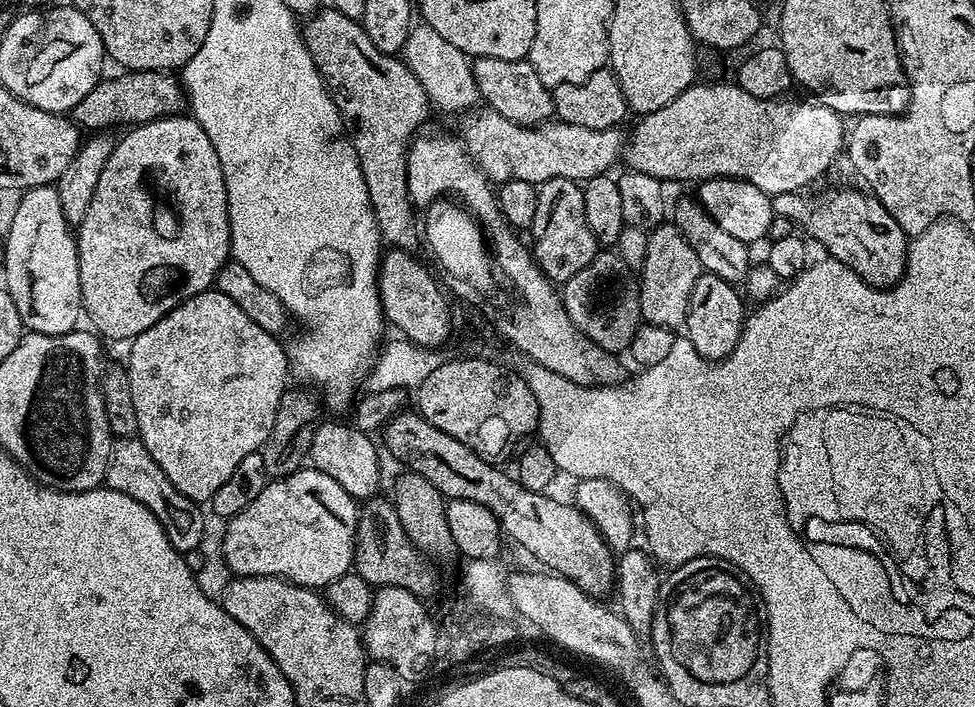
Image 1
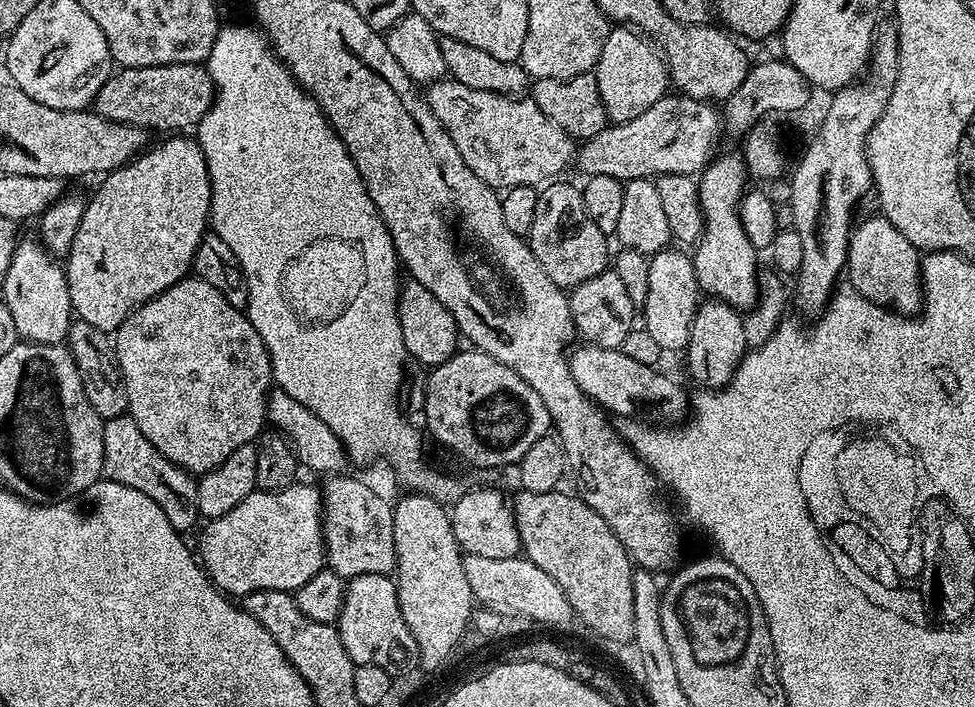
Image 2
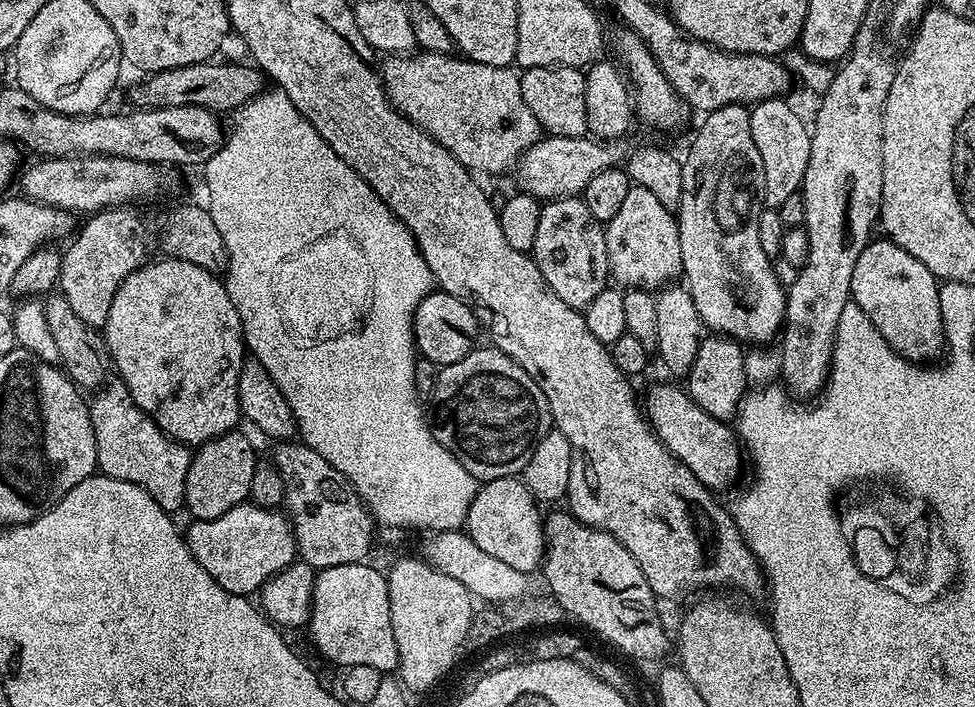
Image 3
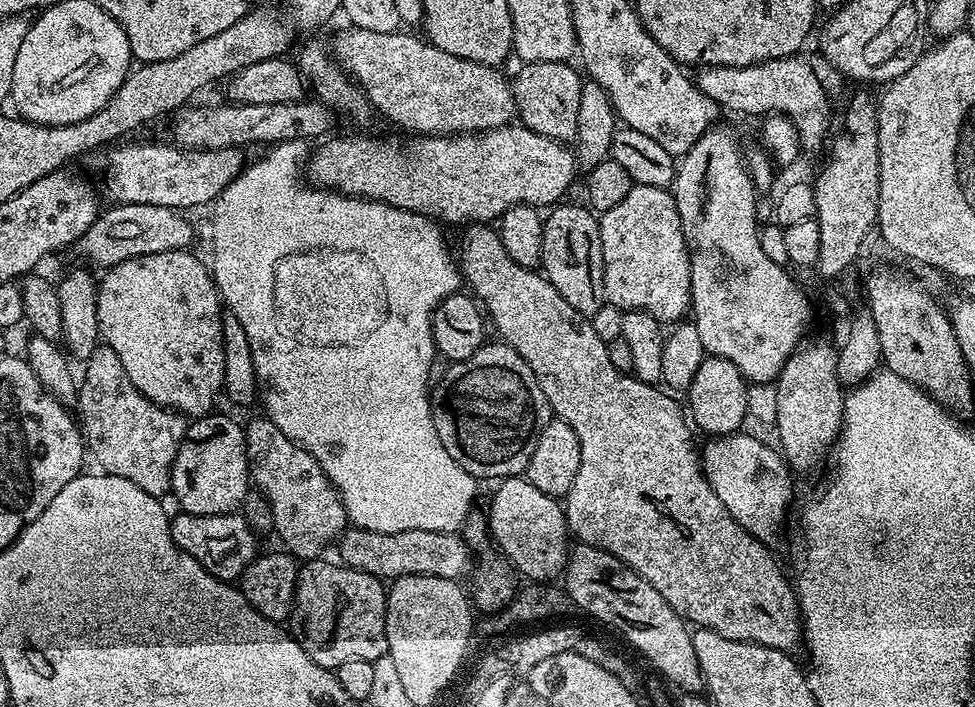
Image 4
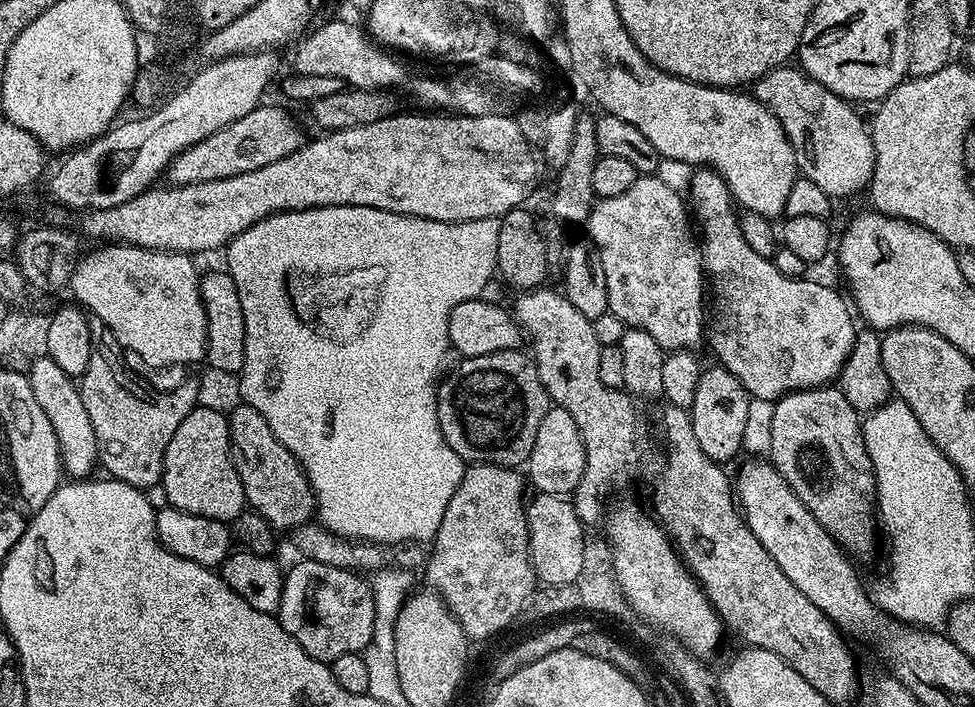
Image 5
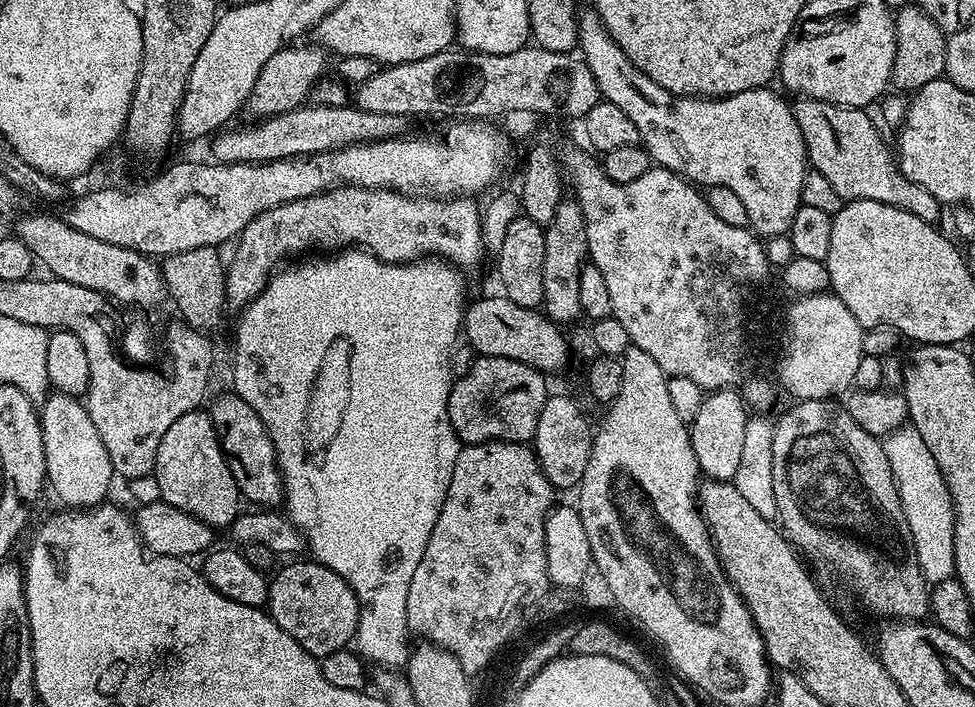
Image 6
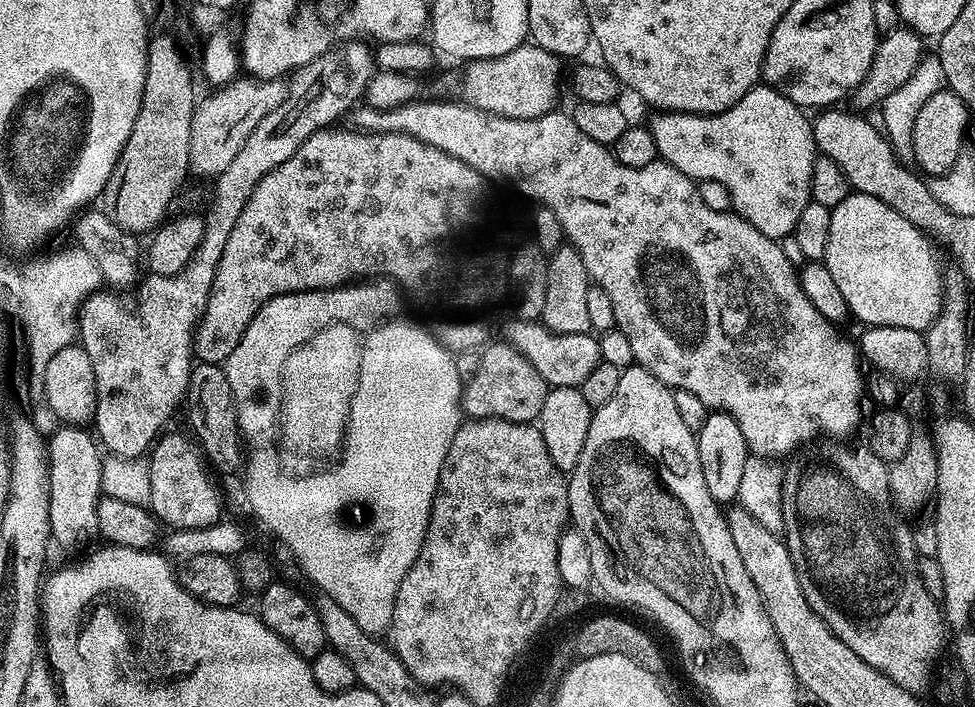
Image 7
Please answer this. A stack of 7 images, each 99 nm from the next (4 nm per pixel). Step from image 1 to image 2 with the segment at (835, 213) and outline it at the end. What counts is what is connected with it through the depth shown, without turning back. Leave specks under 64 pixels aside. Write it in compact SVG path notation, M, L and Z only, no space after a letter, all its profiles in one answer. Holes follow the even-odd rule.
M875 214L852 229L848 243L846 276L850 286L862 298L902 316L915 316L924 303L922 283L922 256L915 246L906 242L892 223L882 214Z

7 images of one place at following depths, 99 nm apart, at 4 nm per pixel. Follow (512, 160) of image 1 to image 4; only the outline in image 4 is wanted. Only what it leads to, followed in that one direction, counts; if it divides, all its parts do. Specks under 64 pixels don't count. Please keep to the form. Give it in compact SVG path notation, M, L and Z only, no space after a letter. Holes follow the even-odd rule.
M351 26L345 29L345 32L337 34L336 41L330 49L331 55L364 91L369 105L375 111L377 108L390 123L405 128L405 133L422 136L459 136L489 132L491 128L503 128L504 125L513 123L517 110L512 85L509 77L500 73L499 67L470 62L466 58L446 54L446 50L438 50L438 46L428 43L427 39L419 35L411 36L408 33L411 31L408 30L379 32Z

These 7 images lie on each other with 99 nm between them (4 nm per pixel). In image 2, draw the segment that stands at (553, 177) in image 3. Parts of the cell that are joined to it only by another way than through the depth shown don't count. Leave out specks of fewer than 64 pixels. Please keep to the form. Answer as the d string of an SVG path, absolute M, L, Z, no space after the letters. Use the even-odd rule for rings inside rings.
M683 94L664 96L646 114L625 124L612 124L579 145L574 157L585 177L605 176L625 182L646 180L666 174L695 177L713 159L712 147L722 136L722 116L711 103Z

